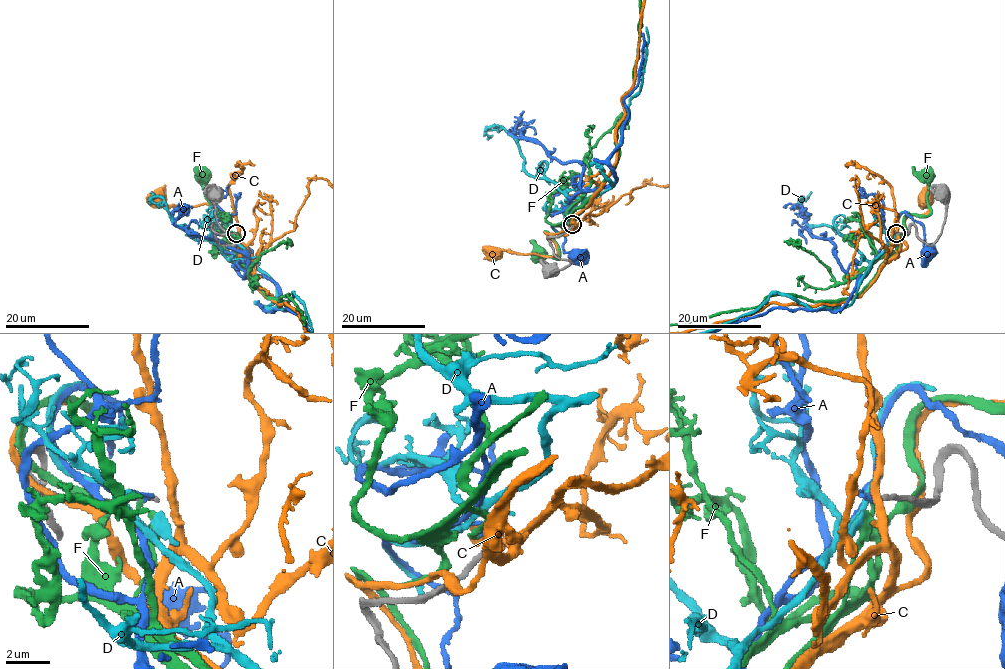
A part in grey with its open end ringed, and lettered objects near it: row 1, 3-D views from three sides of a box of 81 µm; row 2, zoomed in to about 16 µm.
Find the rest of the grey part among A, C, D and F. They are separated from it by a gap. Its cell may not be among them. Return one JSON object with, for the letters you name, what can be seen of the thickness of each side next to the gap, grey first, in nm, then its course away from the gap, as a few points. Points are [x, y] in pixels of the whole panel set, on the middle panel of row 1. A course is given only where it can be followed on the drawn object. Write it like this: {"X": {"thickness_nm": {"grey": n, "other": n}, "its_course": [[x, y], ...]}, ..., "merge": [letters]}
{"merge": []}

